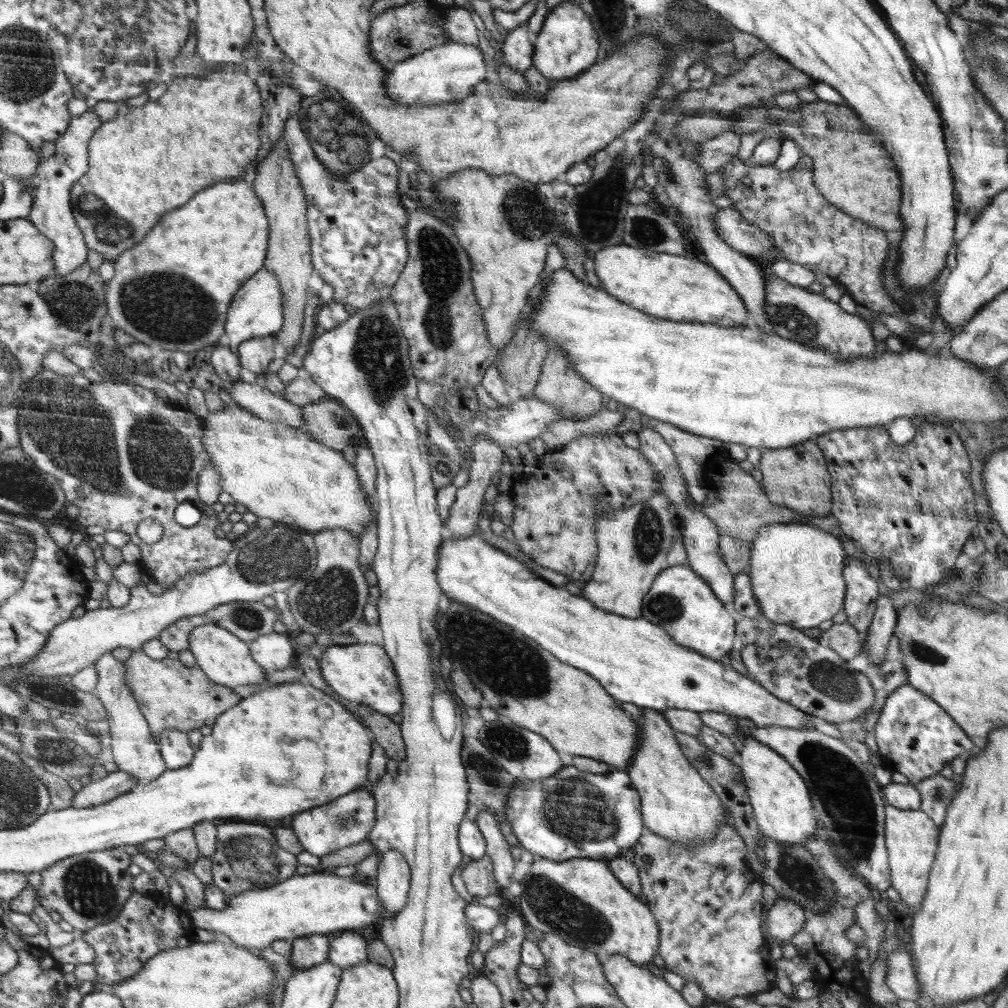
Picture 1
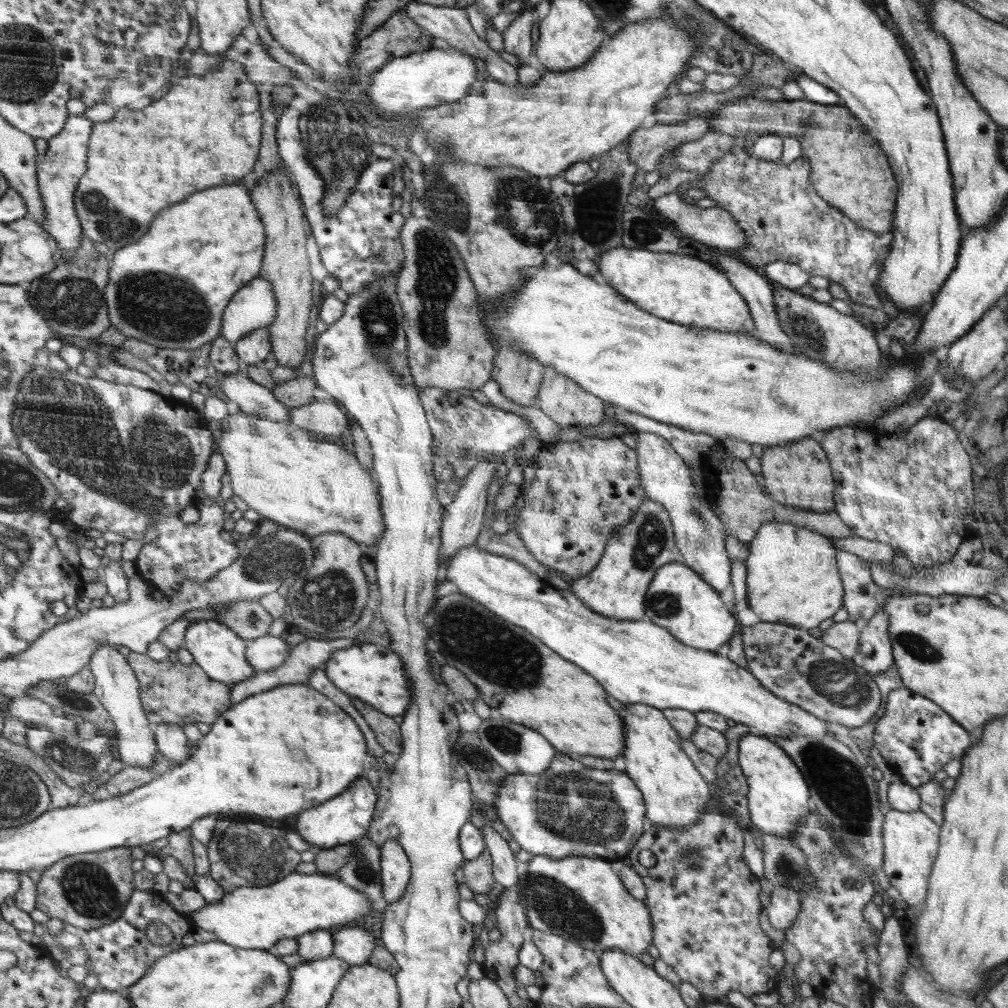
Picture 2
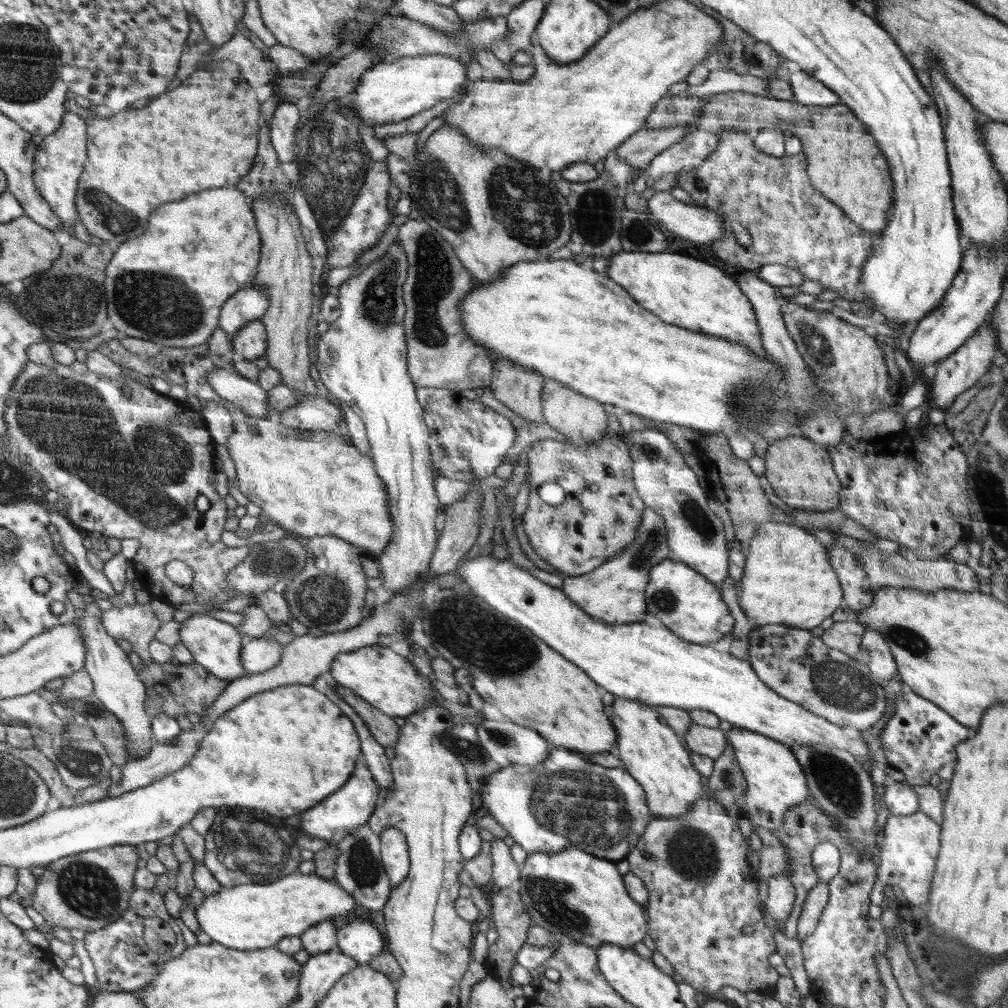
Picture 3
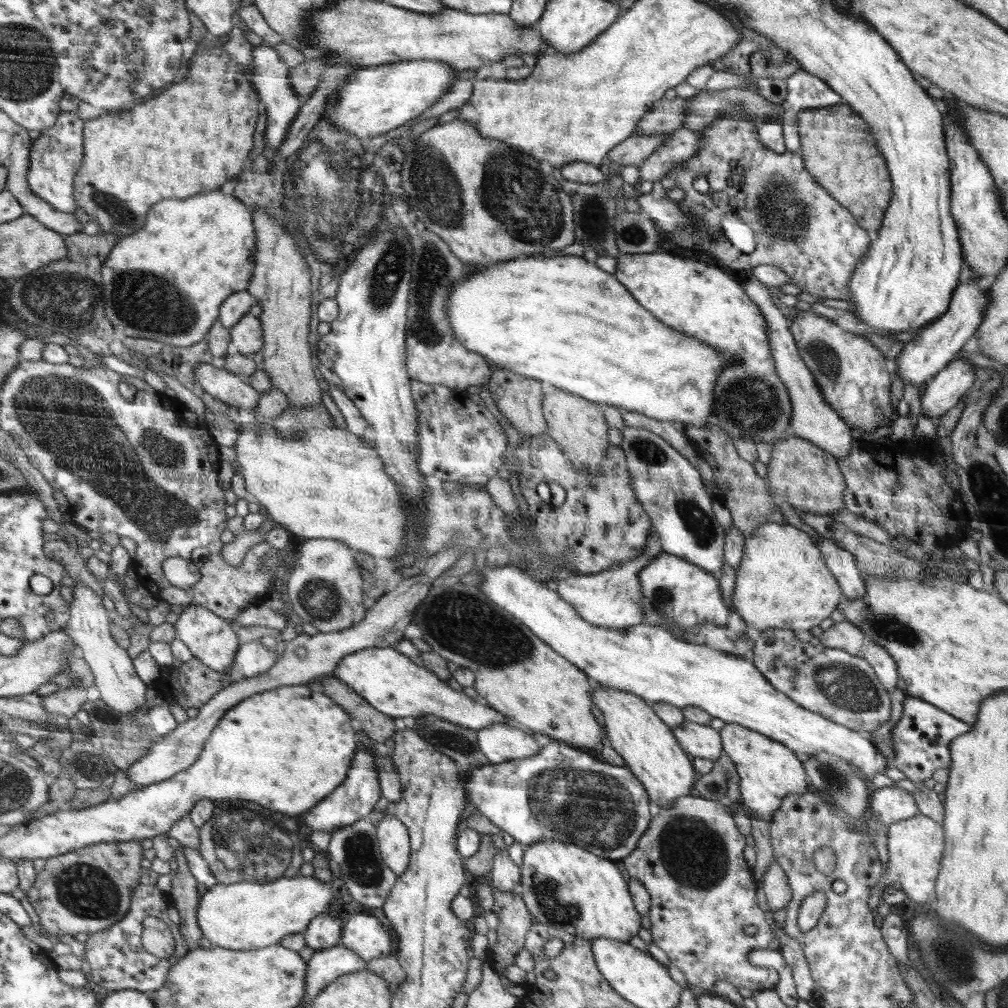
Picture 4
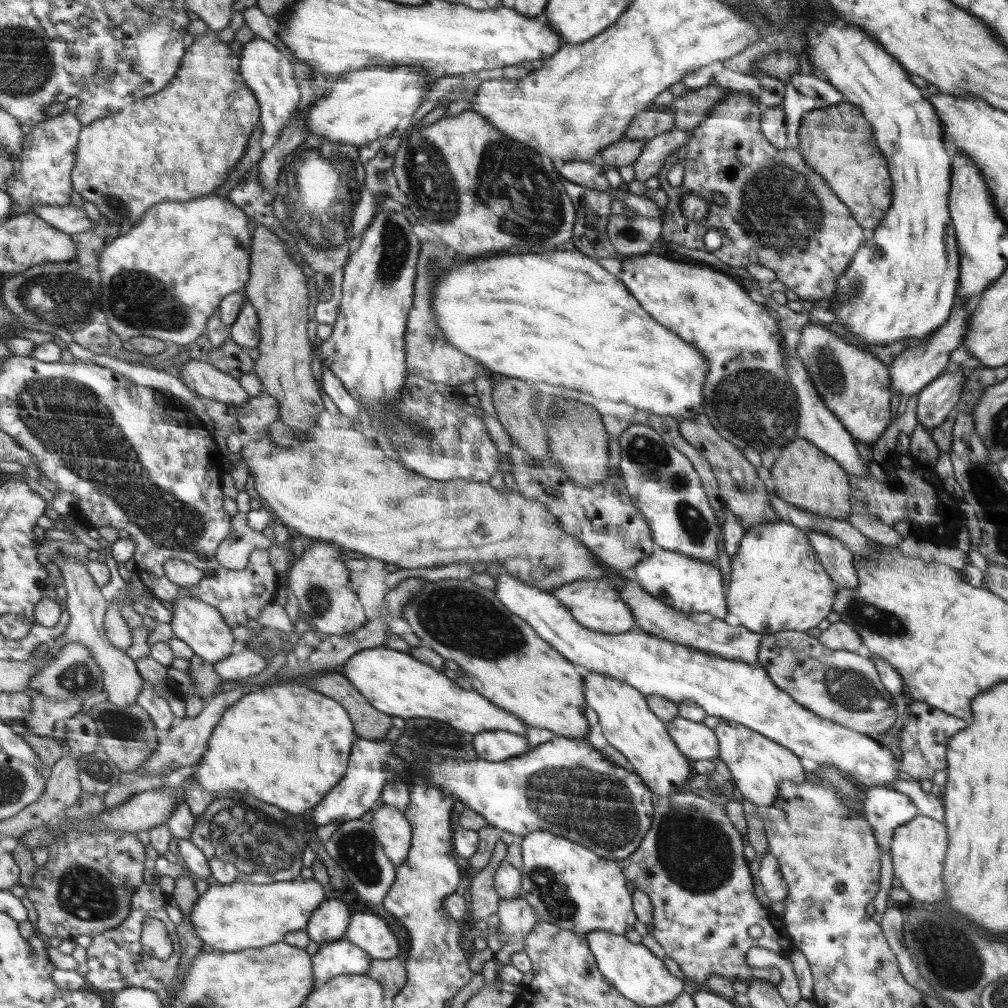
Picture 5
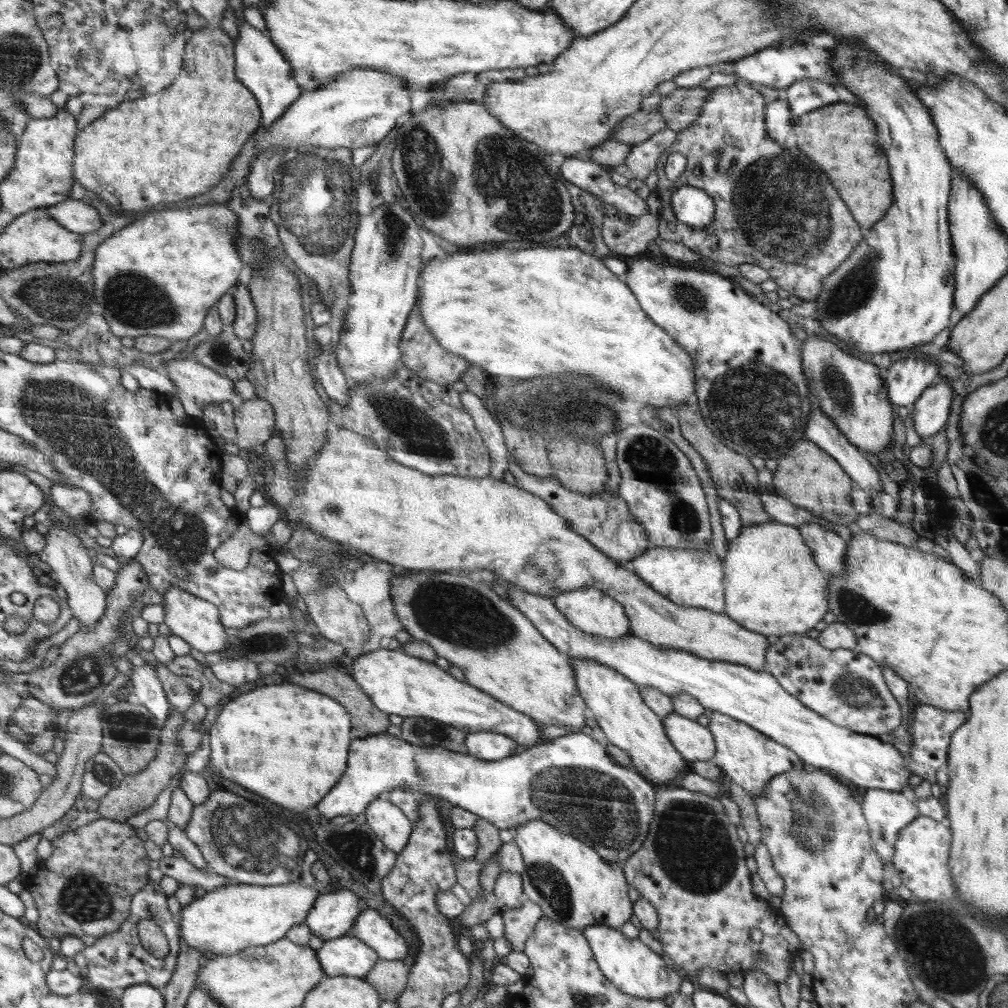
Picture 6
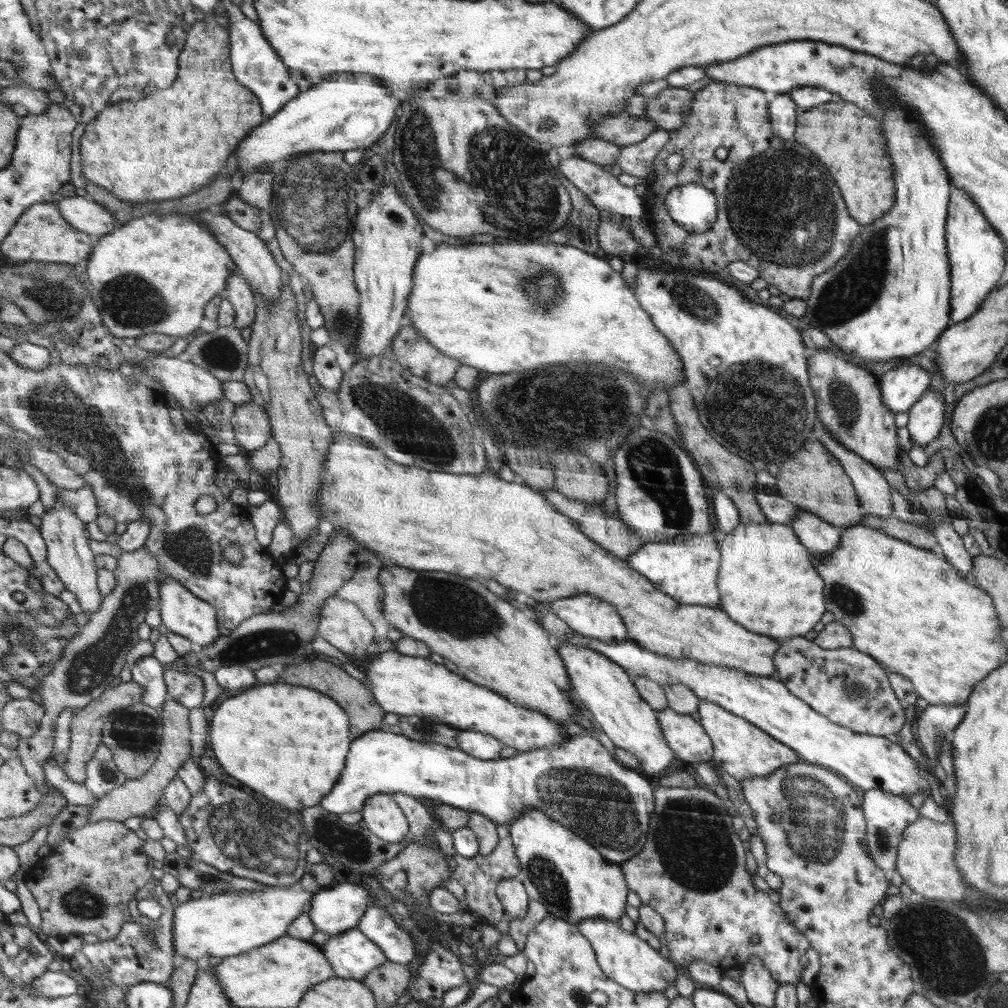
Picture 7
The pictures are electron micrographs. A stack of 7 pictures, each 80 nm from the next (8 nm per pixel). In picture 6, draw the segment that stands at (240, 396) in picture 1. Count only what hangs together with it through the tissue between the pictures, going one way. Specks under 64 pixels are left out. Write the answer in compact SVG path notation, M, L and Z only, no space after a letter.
M193 359L172 360L167 371L172 377L172 381L176 383L176 387L178 387L176 394L180 398L182 406L186 409L201 411L210 403L241 402L236 395L236 391L234 391L234 382Z

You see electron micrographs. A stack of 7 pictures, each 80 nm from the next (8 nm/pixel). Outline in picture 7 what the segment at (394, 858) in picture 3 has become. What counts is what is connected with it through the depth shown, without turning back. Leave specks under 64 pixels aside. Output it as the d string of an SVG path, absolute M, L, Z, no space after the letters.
M389 794L369 798L360 814L364 826L390 844L400 844L409 834L408 820L394 801L394 797Z

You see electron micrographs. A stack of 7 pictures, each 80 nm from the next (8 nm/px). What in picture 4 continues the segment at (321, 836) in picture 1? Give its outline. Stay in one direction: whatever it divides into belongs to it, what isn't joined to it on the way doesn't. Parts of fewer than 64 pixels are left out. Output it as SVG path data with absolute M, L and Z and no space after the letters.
M362 744L360 752L356 752L356 764L352 765L352 772L347 772L348 780L344 779L344 788L336 787L336 792L324 800L324 804L312 808L307 812L306 825L316 832L342 831L343 828L356 824L374 812L374 806L382 799L382 785L376 773L376 761L372 753L365 749Z

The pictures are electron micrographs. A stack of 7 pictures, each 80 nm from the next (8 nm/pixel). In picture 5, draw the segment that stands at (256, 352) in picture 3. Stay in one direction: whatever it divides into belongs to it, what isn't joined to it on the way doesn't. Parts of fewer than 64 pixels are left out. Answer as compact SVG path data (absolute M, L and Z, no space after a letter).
M241 288L239 291L243 293L243 297L245 298L243 308L239 314L239 318L229 329L231 332L231 341L248 351L257 348L258 342L260 342L260 326L256 309L248 300L245 288Z

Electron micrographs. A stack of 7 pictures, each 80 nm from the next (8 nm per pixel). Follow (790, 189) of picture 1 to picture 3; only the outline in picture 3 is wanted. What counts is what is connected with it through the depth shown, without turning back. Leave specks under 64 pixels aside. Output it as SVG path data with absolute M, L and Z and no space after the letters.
M722 131L716 134L719 138L718 146L710 153L704 162L695 169L677 173L676 186L686 190L692 197L692 202L700 208L706 208L717 214L724 215L724 219L734 219L746 227L752 238L749 248L740 246L731 235L731 229L726 230L723 239L708 243L710 250L726 264L737 270L757 271L767 264L784 264L799 270L803 280L820 282L823 288L836 290L839 298L846 300L862 300L870 304L865 298L859 282L864 263L867 262L872 238L866 229L860 228L851 217L834 201L828 200L819 189L811 183L807 173L807 156L800 152L794 156L770 156L760 152L754 143L753 134L742 131Z

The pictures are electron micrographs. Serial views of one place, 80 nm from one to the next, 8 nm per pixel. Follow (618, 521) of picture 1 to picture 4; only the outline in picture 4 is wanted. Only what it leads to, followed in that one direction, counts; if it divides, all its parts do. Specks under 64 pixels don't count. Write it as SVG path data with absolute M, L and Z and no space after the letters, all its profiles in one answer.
M652 523L652 528L647 537L647 546L640 556L637 556L634 560L629 560L614 568L610 568L607 571L600 571L590 575L564 575L557 581L556 593L558 593L564 600L568 601L568 604L573 605L584 620L590 621L592 624L598 624L600 626L605 626L606 628L628 628L636 626L643 622L643 612L646 606L646 598L643 597L641 587L642 581L640 581L640 572L642 572L642 570L644 570L644 568L646 568L656 556L664 553L666 553L666 551L664 551L664 548L662 547L662 541L660 541L658 529L653 528Z

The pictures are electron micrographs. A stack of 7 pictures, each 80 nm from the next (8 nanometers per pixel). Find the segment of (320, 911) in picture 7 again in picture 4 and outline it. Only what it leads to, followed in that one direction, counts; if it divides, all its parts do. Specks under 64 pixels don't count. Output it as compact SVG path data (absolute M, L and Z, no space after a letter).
M326 911L322 915L316 915L311 920L307 931L302 934L306 940L306 946L316 951L336 947L342 934L342 922L338 912Z

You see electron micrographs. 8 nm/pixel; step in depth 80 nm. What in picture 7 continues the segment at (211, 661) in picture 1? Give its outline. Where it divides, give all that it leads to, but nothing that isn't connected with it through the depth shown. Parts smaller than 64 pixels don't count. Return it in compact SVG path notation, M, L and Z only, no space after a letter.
M170 577L161 586L161 613L164 624L169 626L171 631L180 633L180 636L187 638L194 648L208 647L221 635L218 631L218 610L215 606L208 604L200 597L186 588L179 580Z

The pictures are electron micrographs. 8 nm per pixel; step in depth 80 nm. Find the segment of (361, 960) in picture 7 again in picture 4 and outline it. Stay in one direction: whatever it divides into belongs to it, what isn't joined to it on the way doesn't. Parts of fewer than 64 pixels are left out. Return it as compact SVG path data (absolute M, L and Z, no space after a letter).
M337 945L336 948L326 948L314 953L307 962L307 988L303 996L303 1007L311 1006L312 999L322 994L339 976L363 971L367 963L357 952Z

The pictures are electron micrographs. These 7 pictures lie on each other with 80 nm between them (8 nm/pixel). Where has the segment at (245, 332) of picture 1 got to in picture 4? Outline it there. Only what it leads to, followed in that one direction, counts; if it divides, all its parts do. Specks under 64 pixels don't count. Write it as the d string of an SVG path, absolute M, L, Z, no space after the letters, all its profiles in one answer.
M240 291L231 294L220 305L220 318L218 322L230 330L236 327L247 315L257 312L260 300L250 292Z

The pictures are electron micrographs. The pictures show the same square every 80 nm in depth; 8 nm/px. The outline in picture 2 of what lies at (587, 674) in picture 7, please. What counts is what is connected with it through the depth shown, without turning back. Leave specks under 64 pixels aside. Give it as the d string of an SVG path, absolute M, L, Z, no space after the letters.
M627 703L624 708L624 725L626 725L626 750L624 750L624 770L635 781L643 794L644 804L647 805L647 818L652 820L654 827L671 828L675 831L695 827L708 812L710 788L704 782L702 774L696 772L692 766L691 757L684 754L680 748L679 734L667 718L662 716L663 711L645 704Z

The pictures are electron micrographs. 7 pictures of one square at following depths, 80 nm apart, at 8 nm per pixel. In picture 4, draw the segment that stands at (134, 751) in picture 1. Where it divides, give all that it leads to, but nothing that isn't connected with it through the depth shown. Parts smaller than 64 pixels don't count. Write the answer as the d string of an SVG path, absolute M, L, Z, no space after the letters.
M74 583L72 586L75 599L72 602L70 622L64 631L70 633L76 641L76 646L84 650L84 658L91 666L96 678L95 687L99 690L102 700L108 706L124 715L135 715L148 698L148 687L141 669L141 662L132 659L130 652L115 639L112 632L112 615L104 606L104 598L98 596L90 586Z

